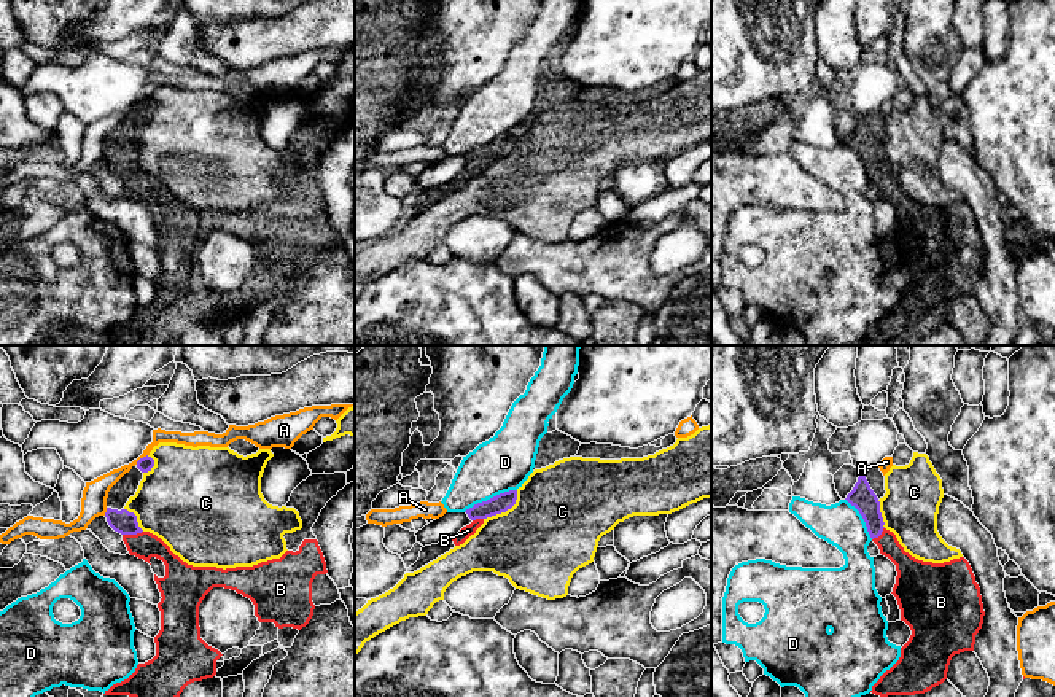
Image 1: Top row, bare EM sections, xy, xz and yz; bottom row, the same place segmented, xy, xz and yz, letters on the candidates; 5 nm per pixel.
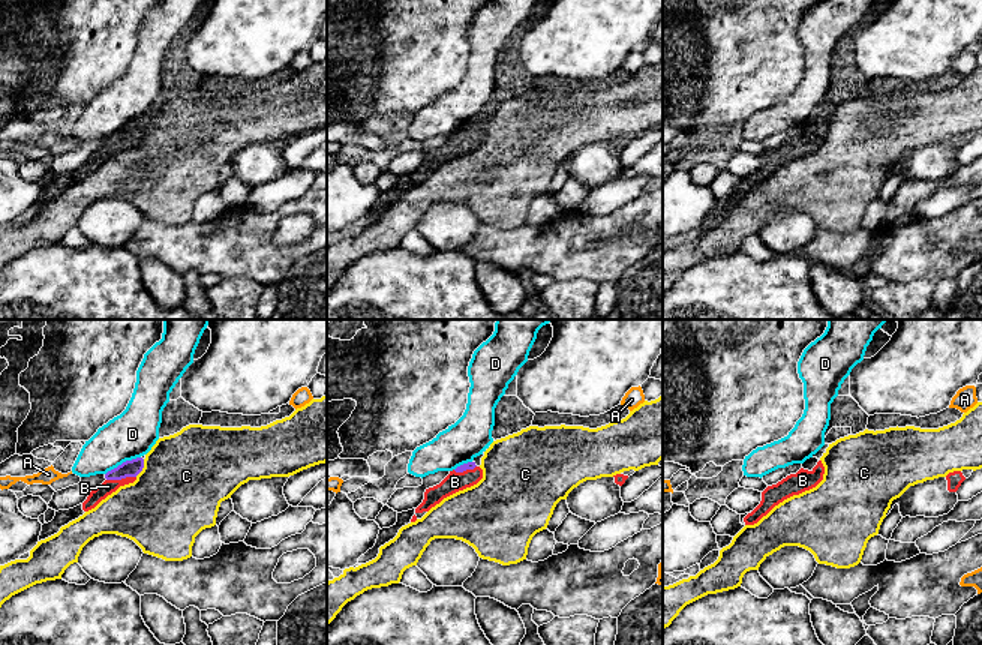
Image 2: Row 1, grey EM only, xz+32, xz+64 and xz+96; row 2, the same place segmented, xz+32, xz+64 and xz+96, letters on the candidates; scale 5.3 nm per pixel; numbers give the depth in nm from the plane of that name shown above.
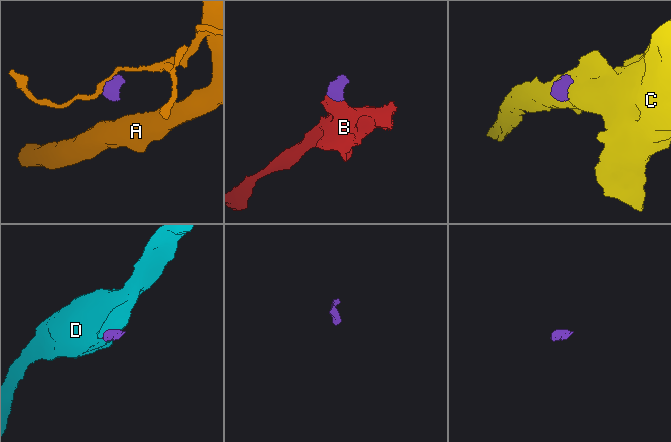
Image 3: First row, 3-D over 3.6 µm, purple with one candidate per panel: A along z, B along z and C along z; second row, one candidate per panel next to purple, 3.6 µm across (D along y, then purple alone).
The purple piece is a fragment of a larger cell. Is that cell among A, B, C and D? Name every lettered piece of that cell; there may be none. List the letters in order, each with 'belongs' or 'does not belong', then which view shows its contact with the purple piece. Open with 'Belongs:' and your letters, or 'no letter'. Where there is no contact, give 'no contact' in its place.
Belongs: B
A: does not belong; contact in xy
B: belongs; contact in xy
C: does not belong; contact in xz
D: does not belong; contact in xz

